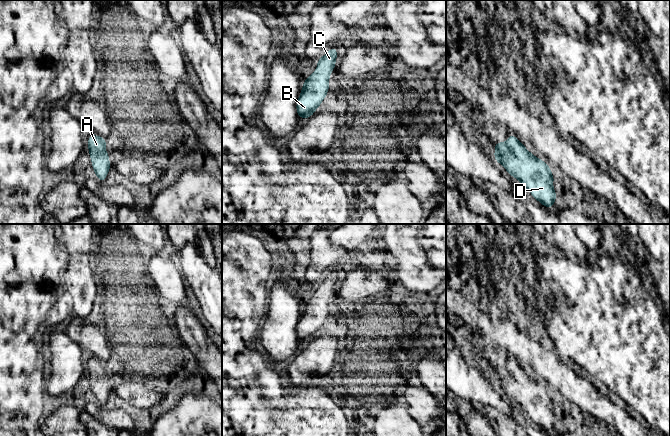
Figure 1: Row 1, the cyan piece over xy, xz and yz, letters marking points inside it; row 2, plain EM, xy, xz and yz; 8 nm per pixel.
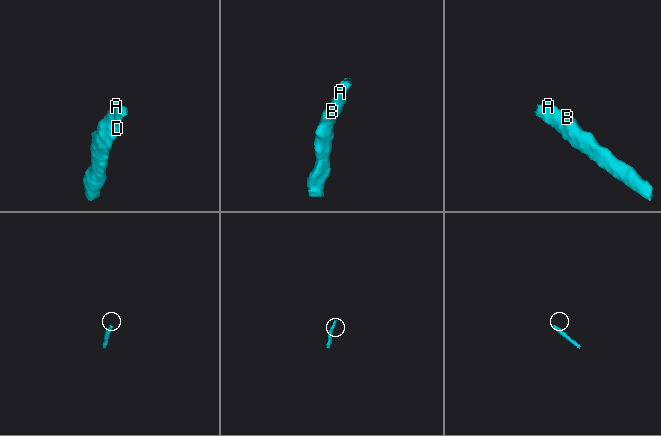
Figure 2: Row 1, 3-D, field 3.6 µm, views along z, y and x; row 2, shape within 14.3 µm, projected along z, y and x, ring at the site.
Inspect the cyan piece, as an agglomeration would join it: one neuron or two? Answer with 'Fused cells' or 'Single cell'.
Single cell

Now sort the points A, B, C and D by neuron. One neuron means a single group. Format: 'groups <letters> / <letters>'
groups A B C D

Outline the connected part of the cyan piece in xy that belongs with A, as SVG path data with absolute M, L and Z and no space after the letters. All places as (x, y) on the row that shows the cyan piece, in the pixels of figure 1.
M92 134L88 138L88 150L93 170L101 183L104 183L110 170L109 153L105 151L106 139Z

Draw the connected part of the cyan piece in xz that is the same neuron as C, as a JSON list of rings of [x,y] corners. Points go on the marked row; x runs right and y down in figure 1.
[[[335,47],[317,61],[317,69],[303,81],[303,88],[297,100],[296,110],[298,118],[310,118],[320,106],[329,91],[330,73],[335,69],[336,57],[338,55]]]

